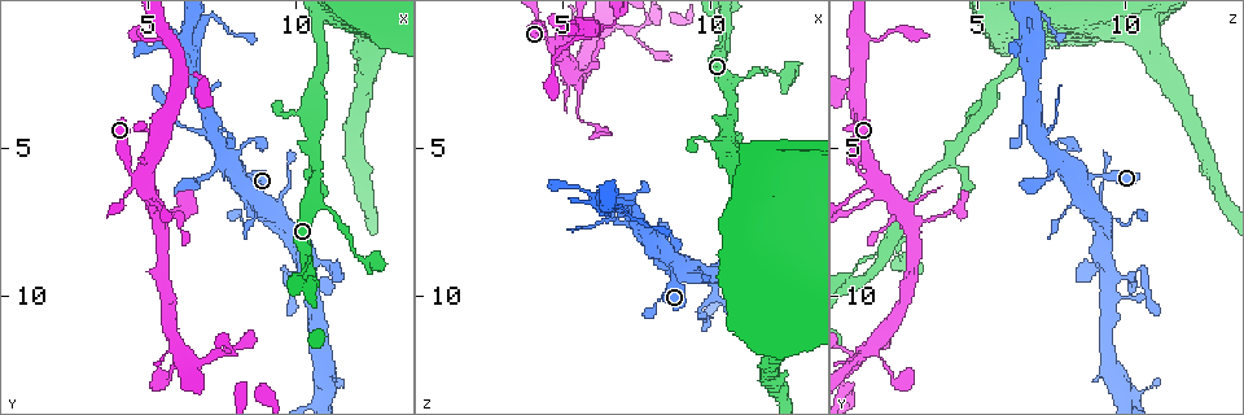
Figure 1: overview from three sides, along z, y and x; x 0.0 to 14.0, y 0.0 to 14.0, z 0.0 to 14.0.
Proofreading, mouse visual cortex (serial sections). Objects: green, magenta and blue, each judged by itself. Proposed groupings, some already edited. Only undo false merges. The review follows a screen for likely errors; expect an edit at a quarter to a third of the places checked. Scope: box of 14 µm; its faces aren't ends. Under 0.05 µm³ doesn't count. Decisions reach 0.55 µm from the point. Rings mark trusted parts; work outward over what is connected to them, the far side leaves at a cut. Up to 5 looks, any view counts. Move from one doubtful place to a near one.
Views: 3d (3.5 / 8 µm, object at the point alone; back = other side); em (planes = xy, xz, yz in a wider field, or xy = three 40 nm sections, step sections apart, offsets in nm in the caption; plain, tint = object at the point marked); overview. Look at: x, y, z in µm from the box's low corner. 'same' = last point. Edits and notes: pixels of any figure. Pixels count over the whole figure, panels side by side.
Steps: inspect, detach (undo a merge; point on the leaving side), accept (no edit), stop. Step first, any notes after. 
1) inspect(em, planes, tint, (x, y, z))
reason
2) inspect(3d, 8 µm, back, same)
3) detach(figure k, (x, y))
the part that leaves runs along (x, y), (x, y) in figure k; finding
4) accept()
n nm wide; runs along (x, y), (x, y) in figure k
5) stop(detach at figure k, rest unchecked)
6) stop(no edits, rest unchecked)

inspect(3d, 3.5 µm, (10.4, 8.8, 1.4))
thick turns thin

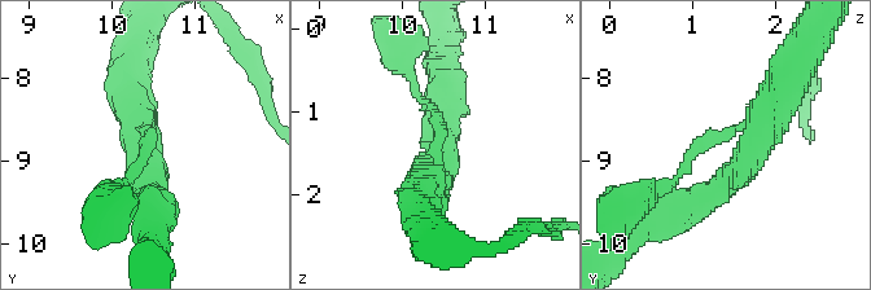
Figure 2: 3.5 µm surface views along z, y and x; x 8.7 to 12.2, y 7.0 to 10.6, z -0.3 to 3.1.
inspect(em, xy, step 2, tint, (10.40, 8.70, 1.30))
arms of 150, 450 nm; shape alone is not enough

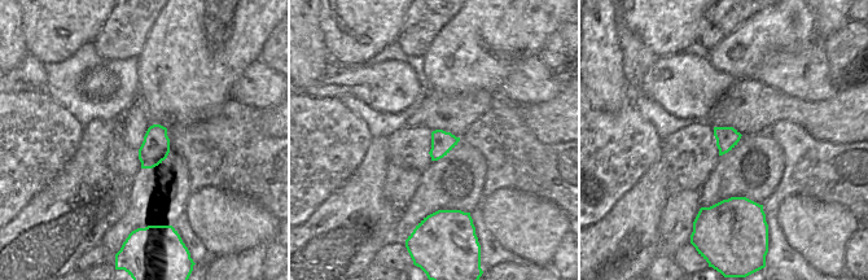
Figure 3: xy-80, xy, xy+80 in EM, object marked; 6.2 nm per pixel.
accept()
runs along (774, 101), (760, 133), (710, 137), (657, 189) in figure 2; continuous, no second cell

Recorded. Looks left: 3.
inspect(3d, 3.5 µm, (11.0, 7.1, 2.7))
abrupt turn

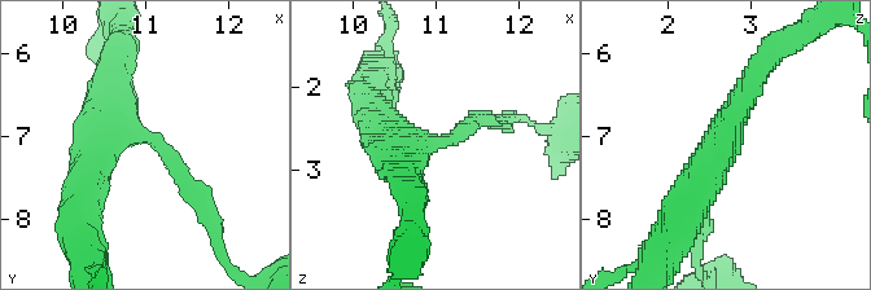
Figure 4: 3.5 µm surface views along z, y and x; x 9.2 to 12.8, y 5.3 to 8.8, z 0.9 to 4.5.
inspect(em, planes, tint, (11.05, 6.95, 2.70))
3 arms; arms of 150, 350, 500 nm; need the tissue

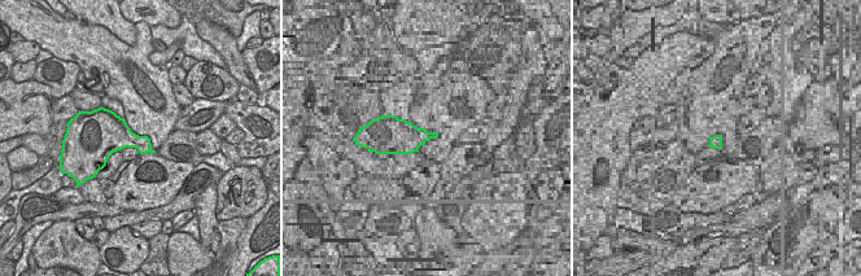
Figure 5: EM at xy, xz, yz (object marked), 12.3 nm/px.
accept()
runs along (86, 179), (106, 139), (147, 135), (197, 198) in figure 4; all the same cell

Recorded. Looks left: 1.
stop(no edits, rest unchecked)

